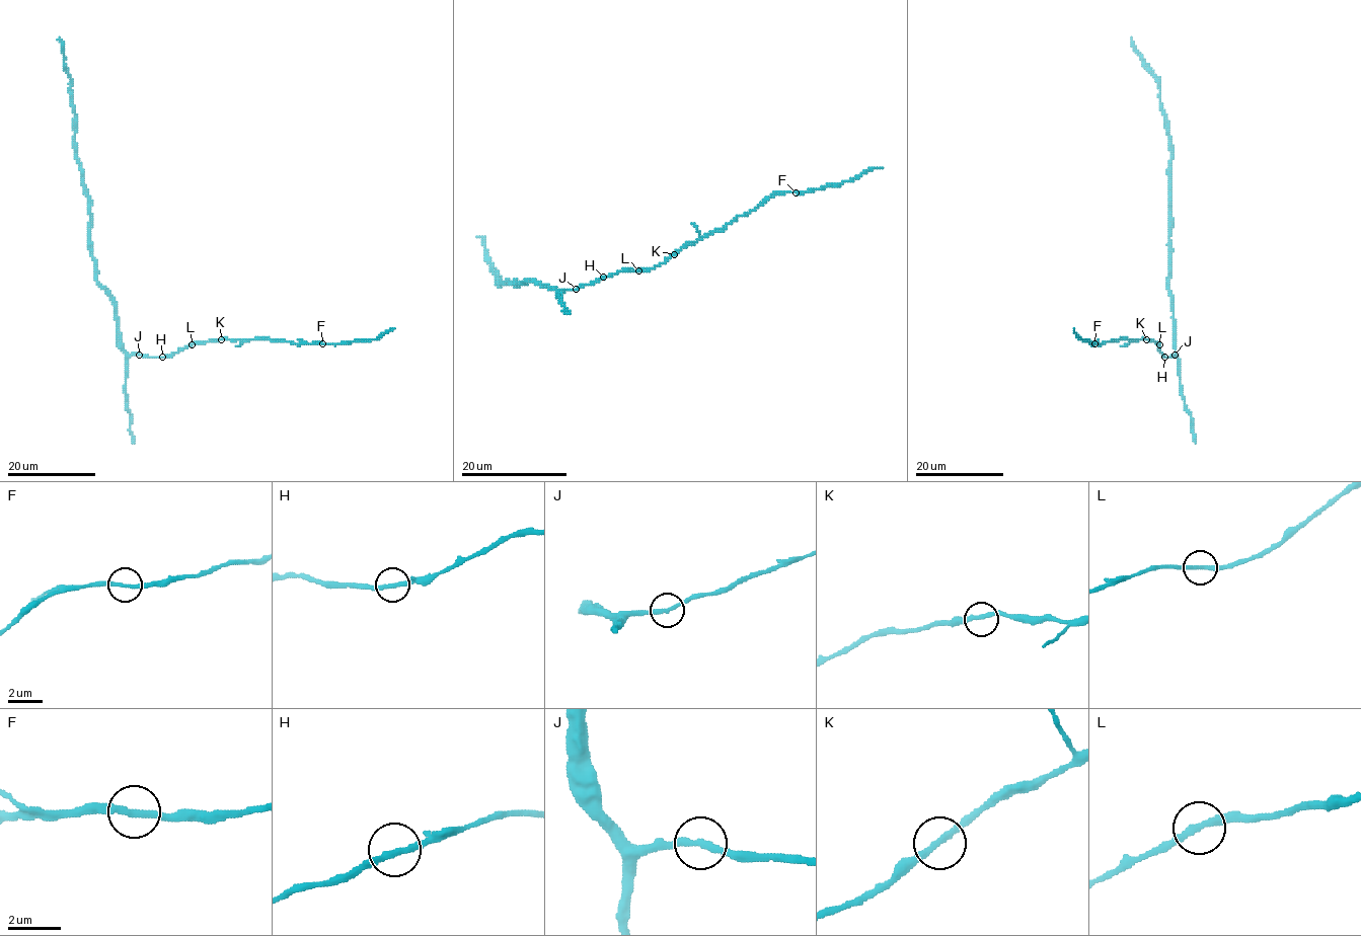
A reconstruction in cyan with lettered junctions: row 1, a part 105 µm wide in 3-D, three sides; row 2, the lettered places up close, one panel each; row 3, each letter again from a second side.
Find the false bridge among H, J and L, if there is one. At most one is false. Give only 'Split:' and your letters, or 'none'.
Split: none

